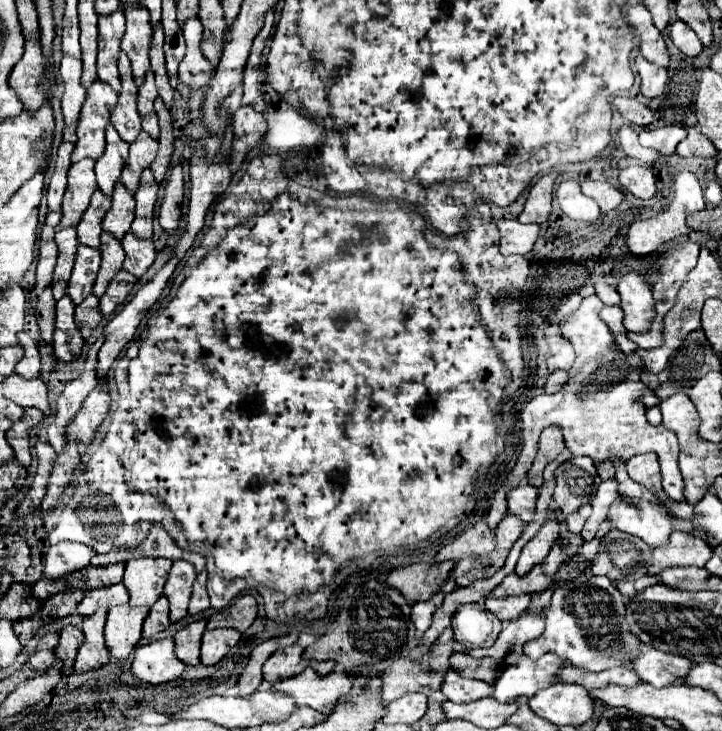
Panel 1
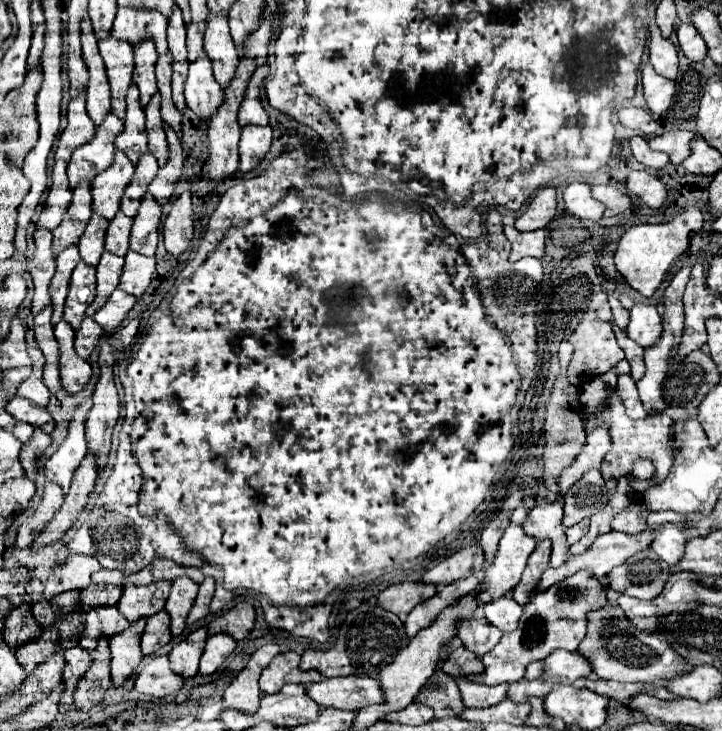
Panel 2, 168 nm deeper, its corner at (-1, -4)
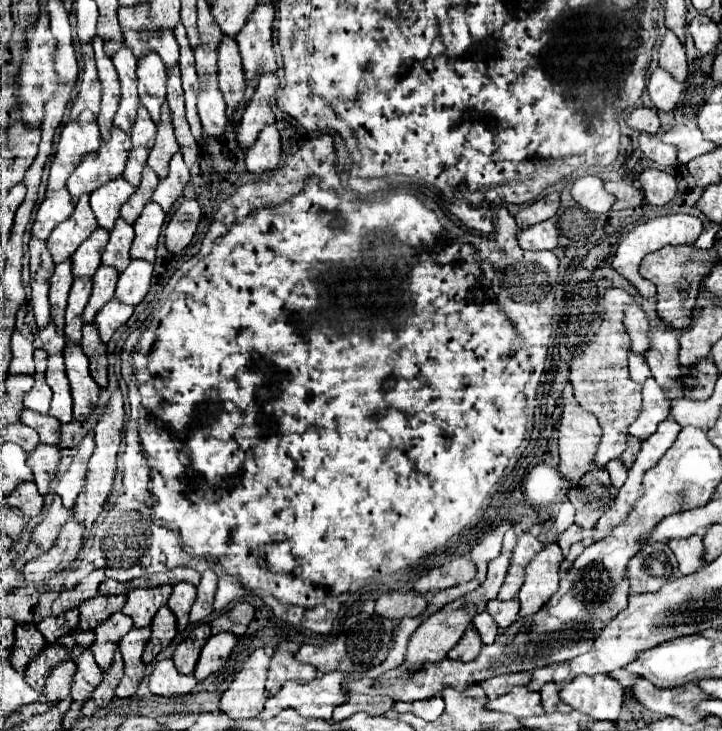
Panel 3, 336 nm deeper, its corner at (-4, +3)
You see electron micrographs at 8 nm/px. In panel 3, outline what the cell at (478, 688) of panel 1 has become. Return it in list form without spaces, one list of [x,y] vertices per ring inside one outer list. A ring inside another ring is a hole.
[[[525,673],[525,675],[497,675],[497,677],[481,681],[479,685],[485,689],[487,699],[497,699],[499,695],[509,693],[513,687],[527,685],[529,679],[531,679],[531,673]]]

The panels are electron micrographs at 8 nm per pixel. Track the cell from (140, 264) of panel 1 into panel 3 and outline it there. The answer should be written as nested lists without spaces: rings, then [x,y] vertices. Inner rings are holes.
[[[131,259],[129,267],[119,275],[117,283],[117,299],[121,299],[127,305],[137,305],[143,301],[143,297],[149,291],[153,277],[153,265],[145,259]]]

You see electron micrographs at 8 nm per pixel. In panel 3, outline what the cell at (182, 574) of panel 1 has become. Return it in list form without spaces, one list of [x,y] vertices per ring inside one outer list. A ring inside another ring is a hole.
[[[177,583],[169,597],[169,609],[177,617],[177,629],[183,631],[189,625],[189,611],[195,599],[195,587],[191,583]]]

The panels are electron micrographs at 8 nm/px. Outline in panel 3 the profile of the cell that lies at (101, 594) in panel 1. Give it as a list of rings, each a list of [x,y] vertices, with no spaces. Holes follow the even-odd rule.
[[[121,611],[113,613],[109,619],[105,619],[105,623],[101,623],[95,629],[95,643],[89,649],[93,651],[95,661],[101,667],[101,671],[109,669],[113,653],[117,651],[117,643],[131,629],[133,629],[133,621],[127,615],[123,615]]]

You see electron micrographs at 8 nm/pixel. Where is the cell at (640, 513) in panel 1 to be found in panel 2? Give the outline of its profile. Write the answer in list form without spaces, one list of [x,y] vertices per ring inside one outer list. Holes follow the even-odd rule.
[[[666,524],[662,528],[654,530],[654,542],[652,542],[652,550],[670,566],[676,566],[682,560],[684,554],[684,546],[688,542],[688,536],[684,534],[684,530],[680,530],[674,524]]]

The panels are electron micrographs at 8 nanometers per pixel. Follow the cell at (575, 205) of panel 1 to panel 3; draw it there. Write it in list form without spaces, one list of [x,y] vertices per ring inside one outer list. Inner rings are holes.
[[[585,175],[575,179],[571,187],[573,199],[591,213],[605,213],[615,203],[613,195],[603,189],[603,181],[595,175]]]

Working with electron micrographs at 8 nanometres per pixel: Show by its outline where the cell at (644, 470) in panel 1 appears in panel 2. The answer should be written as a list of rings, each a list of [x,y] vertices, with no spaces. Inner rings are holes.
[[[638,460],[634,464],[634,472],[632,472],[634,478],[638,478],[638,480],[650,480],[652,474],[654,474],[654,466],[652,466],[650,460]]]

